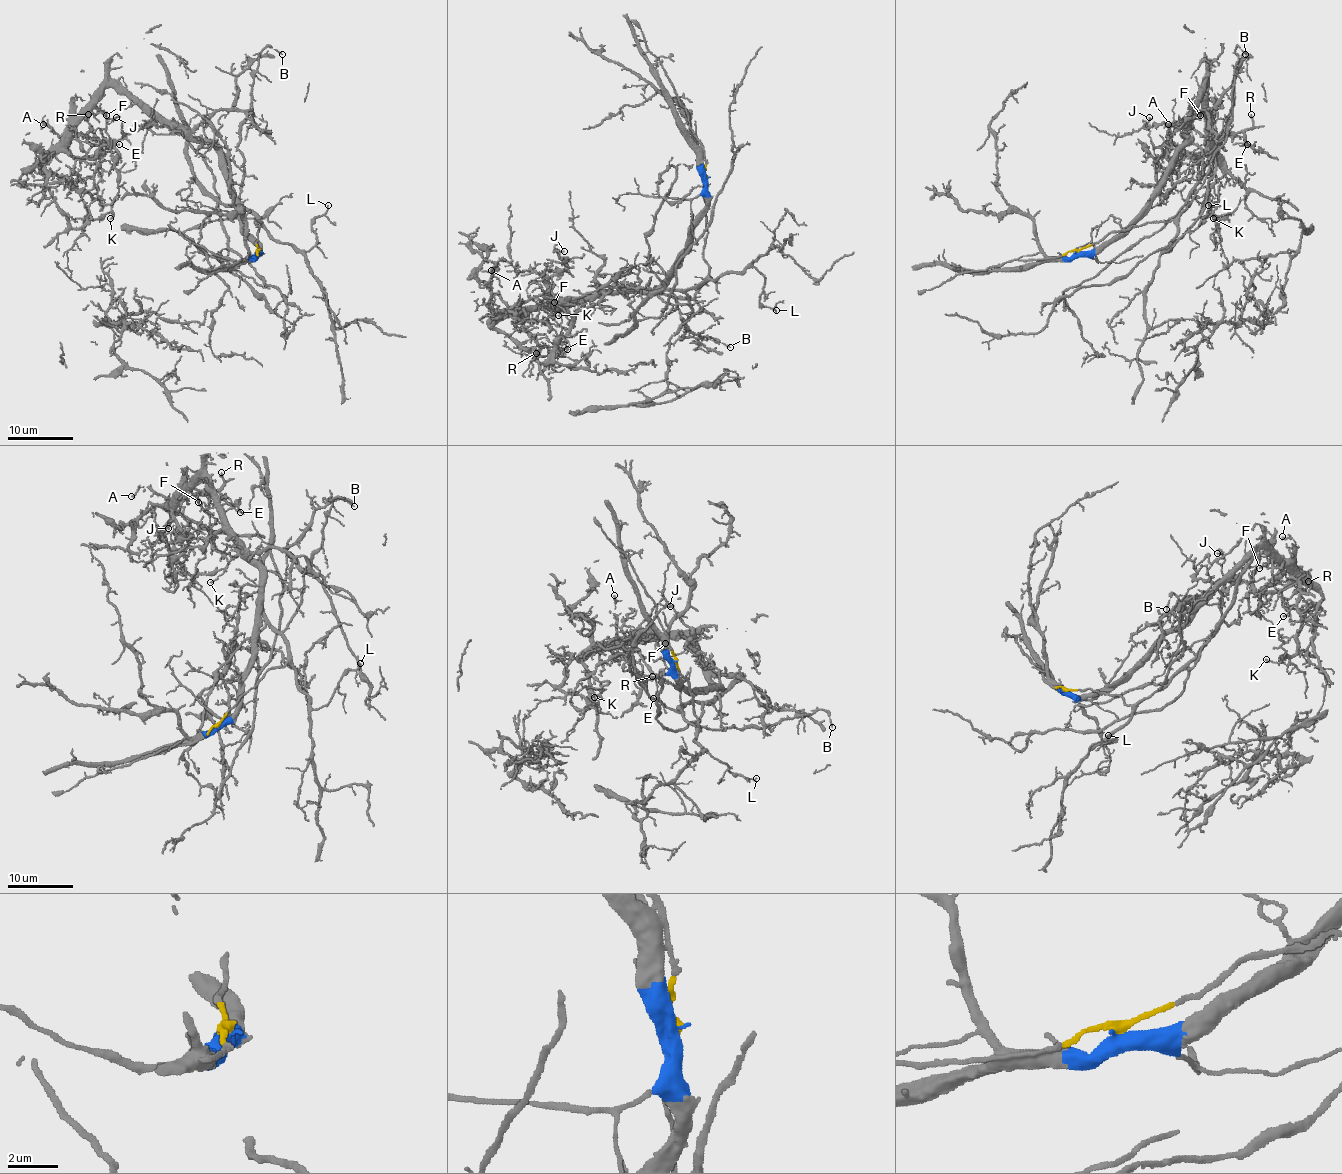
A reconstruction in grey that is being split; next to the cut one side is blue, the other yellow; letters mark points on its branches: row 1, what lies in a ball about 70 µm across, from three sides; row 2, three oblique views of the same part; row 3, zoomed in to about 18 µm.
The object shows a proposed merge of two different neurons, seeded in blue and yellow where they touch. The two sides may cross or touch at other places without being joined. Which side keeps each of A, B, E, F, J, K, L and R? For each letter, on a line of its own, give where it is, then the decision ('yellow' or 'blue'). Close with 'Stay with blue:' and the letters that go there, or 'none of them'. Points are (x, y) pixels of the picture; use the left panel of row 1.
A: place (43, 124); blue
B: place (282, 54); yellow
E: place (119, 144); blue
F: place (106, 115); blue
J: place (116, 117); blue
K: place (110, 218); blue
L: place (328, 205); yellow
R: place (88, 114); blue
Stay with blue: A, E, F, J, K, R

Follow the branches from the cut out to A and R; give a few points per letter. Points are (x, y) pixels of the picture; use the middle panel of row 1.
A: (705, 180), (705, 209), (694, 221), (692, 240), (650, 291), (597, 291), (510, 310), (490, 293), (492, 270)
R: (705, 180), (705, 209), (668, 275), (650, 291), (597, 291), (526, 306), (520, 323), (536, 352)

